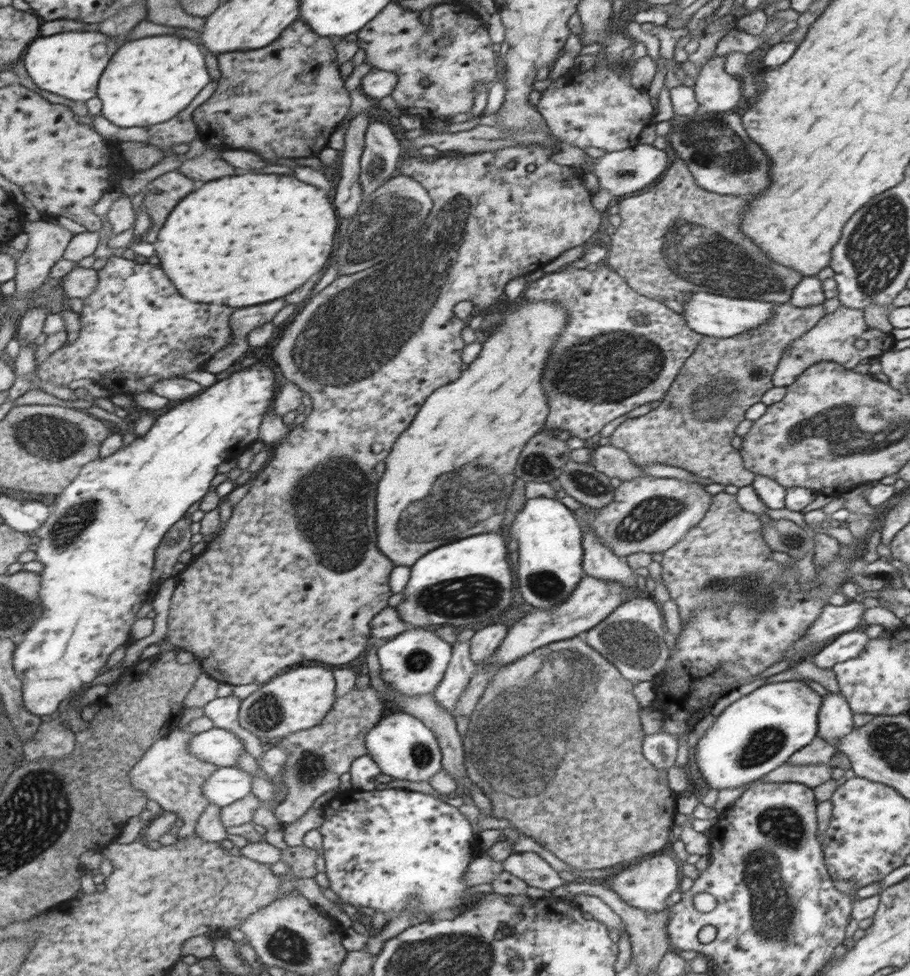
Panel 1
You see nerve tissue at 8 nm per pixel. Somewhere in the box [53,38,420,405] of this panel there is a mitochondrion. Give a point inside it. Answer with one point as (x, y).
(377, 159)

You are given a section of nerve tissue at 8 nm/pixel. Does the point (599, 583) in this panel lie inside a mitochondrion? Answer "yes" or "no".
no

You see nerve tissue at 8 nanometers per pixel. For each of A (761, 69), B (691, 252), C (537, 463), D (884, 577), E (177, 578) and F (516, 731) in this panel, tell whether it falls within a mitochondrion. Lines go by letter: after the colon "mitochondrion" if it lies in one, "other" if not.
A: other
B: mitochondrion
C: mitochondrion
D: other
E: other
F: mitochondrion

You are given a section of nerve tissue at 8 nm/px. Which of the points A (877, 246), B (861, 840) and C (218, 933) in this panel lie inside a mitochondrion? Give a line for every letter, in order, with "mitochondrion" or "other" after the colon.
A: mitochondrion
B: other
C: other

